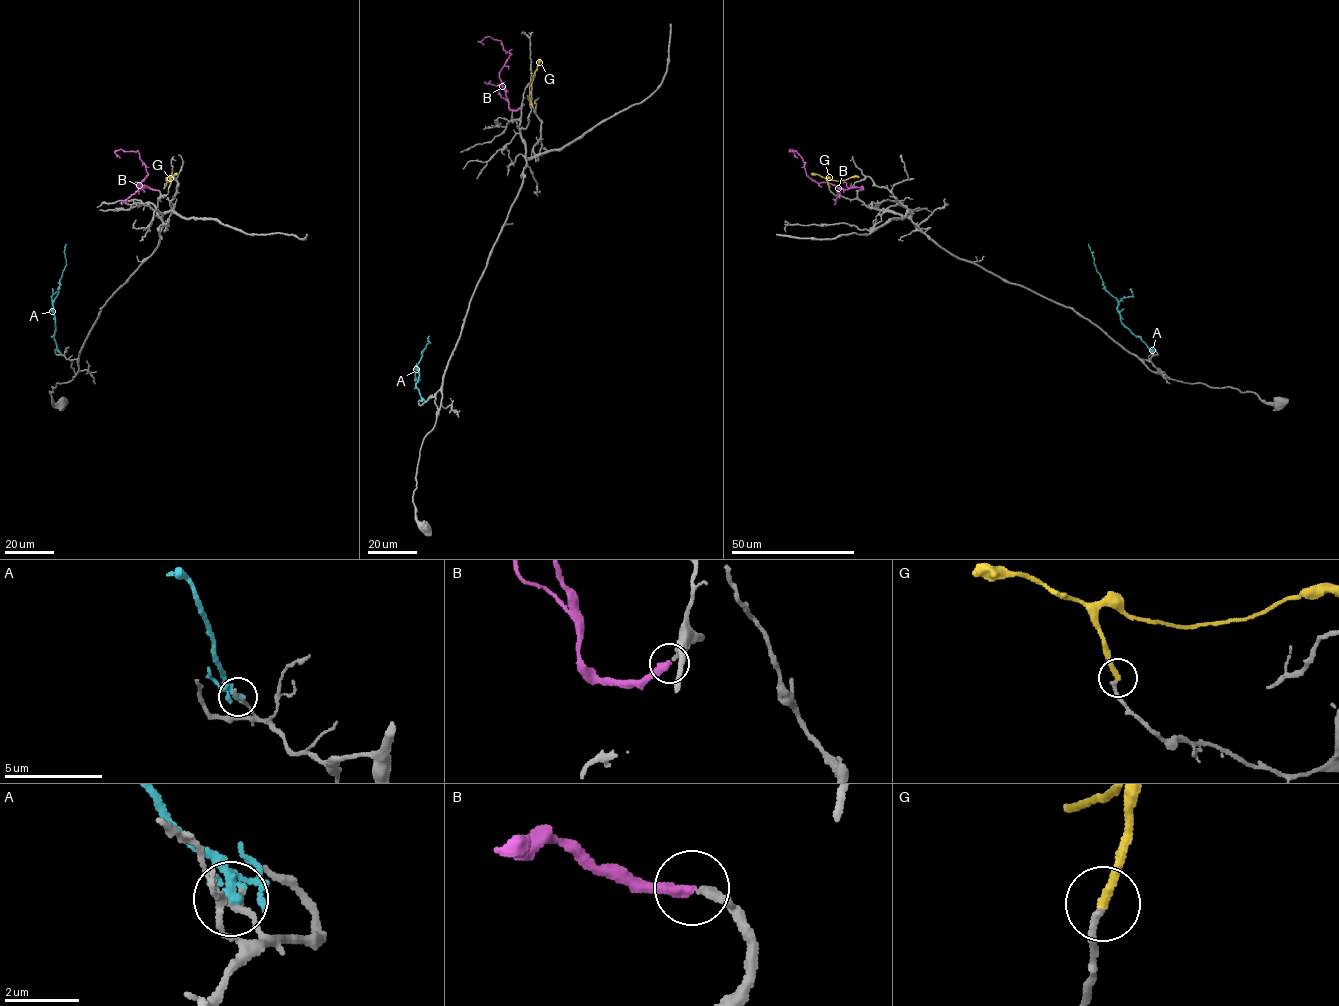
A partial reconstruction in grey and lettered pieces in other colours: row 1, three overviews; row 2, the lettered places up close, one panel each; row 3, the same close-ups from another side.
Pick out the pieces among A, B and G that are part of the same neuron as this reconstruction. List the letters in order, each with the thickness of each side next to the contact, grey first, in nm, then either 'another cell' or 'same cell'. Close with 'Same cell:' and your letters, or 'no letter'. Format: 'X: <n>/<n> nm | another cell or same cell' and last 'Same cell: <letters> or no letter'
A: 180/220 nm | another cell
B: 280/340 nm | same cell
G: 190/260 nm | another cell
Same cell: B

